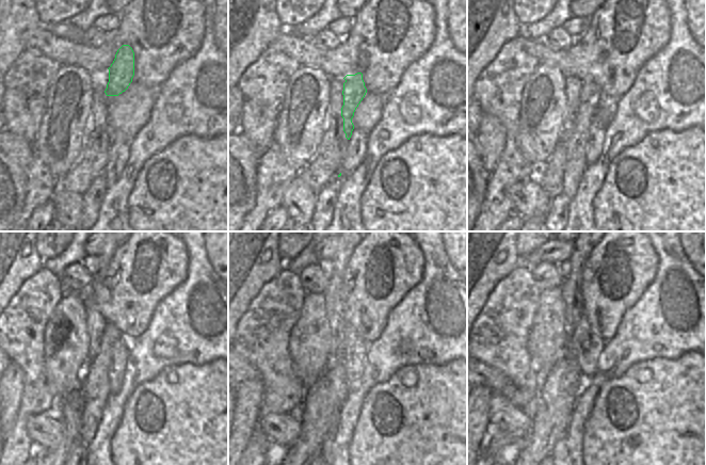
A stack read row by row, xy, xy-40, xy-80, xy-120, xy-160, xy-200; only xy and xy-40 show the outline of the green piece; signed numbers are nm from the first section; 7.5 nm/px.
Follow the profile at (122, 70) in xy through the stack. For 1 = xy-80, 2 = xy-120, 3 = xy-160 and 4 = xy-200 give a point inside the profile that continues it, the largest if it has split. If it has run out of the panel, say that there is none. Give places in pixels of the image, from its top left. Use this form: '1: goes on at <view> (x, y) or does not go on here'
1: goes on at xy-80 (591, 96)
2: goes on at xy-120 (96, 391)
3: goes on at xy-160 (336, 372)
4: goes on at xy-200 (561, 448)

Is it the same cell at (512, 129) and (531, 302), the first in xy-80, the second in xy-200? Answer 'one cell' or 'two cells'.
one cell

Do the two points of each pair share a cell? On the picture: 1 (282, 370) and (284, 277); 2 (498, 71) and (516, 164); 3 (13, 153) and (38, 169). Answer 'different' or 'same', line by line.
1: same
2: same
3: different

